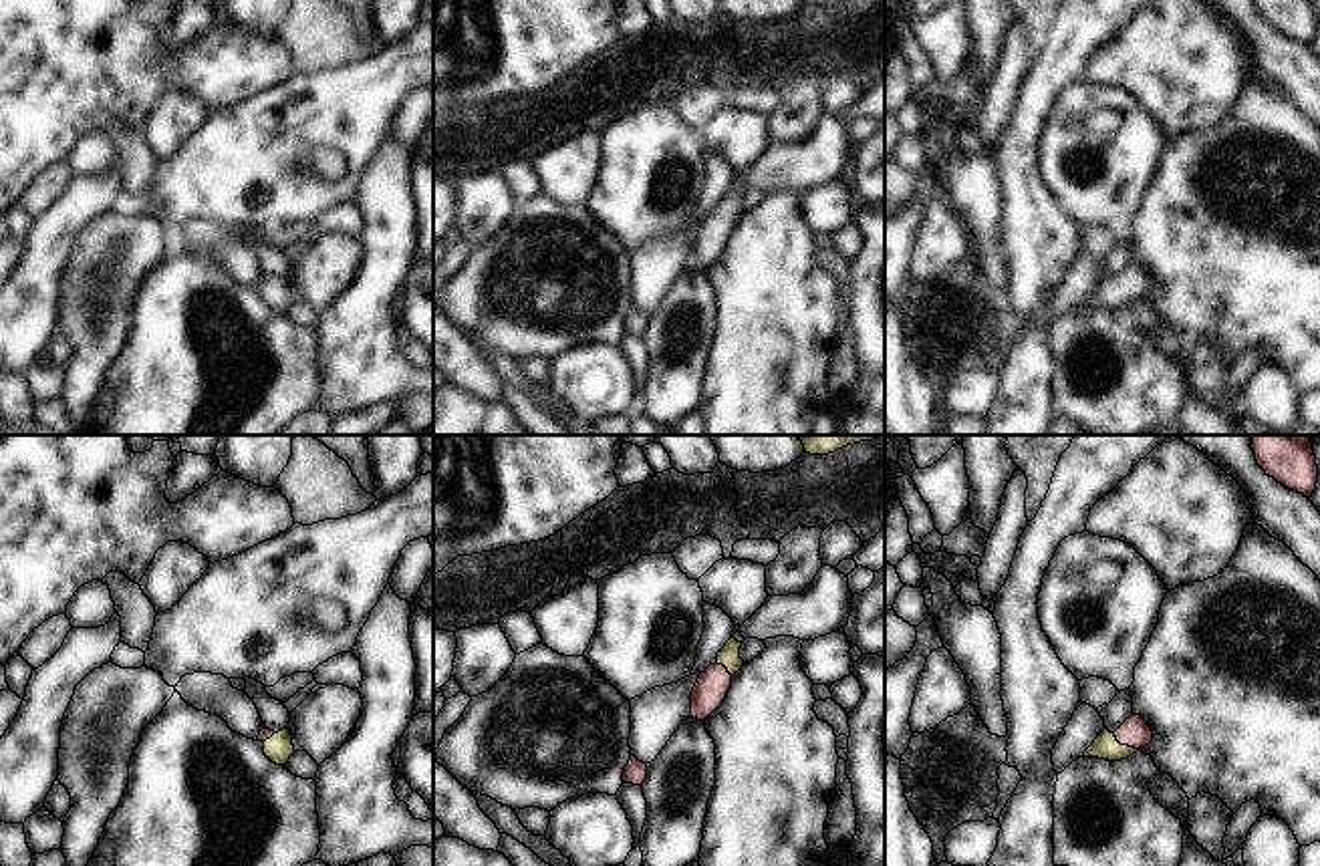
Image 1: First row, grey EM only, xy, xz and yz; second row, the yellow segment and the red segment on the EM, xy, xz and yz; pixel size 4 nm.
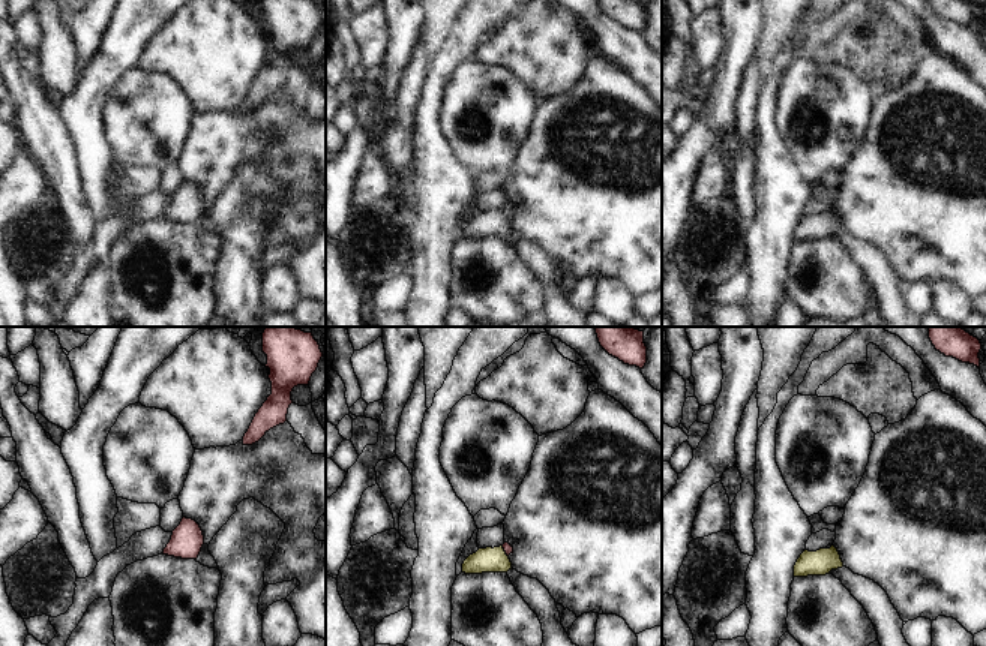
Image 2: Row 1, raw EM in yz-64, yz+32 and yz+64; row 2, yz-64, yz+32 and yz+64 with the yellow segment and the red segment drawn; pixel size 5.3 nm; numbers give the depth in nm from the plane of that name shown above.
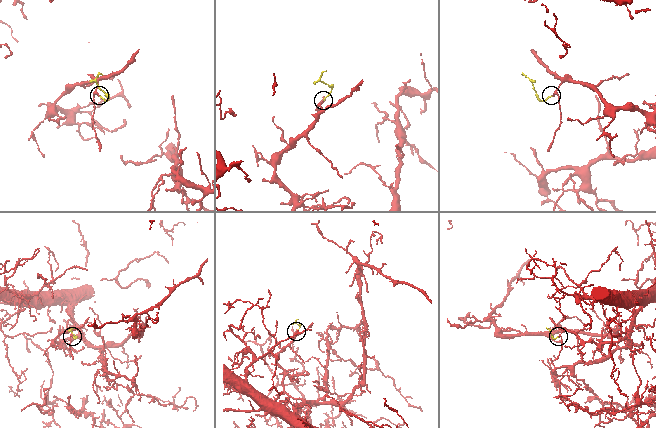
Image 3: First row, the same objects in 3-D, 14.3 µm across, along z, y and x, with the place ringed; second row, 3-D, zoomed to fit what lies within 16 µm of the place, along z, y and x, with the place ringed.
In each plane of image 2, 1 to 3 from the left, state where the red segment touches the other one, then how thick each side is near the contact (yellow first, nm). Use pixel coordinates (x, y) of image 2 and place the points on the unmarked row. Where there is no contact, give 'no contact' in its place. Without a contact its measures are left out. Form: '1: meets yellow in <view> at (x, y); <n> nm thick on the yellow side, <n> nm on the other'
1: no contact
2: meets yellow in yz+32 at (505, 216); 130 nm thick on the yellow side, 50 nm on the other
3: no contact

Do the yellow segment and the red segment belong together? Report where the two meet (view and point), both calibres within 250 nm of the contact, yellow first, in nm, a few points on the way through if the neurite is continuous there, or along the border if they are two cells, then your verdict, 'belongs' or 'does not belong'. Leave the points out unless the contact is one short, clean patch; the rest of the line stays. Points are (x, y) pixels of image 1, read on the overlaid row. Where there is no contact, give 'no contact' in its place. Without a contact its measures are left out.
yz (1125, 746) | 100/120 nm | across yz (1105, 746), (1125, 746), (1135, 732) | belongs

